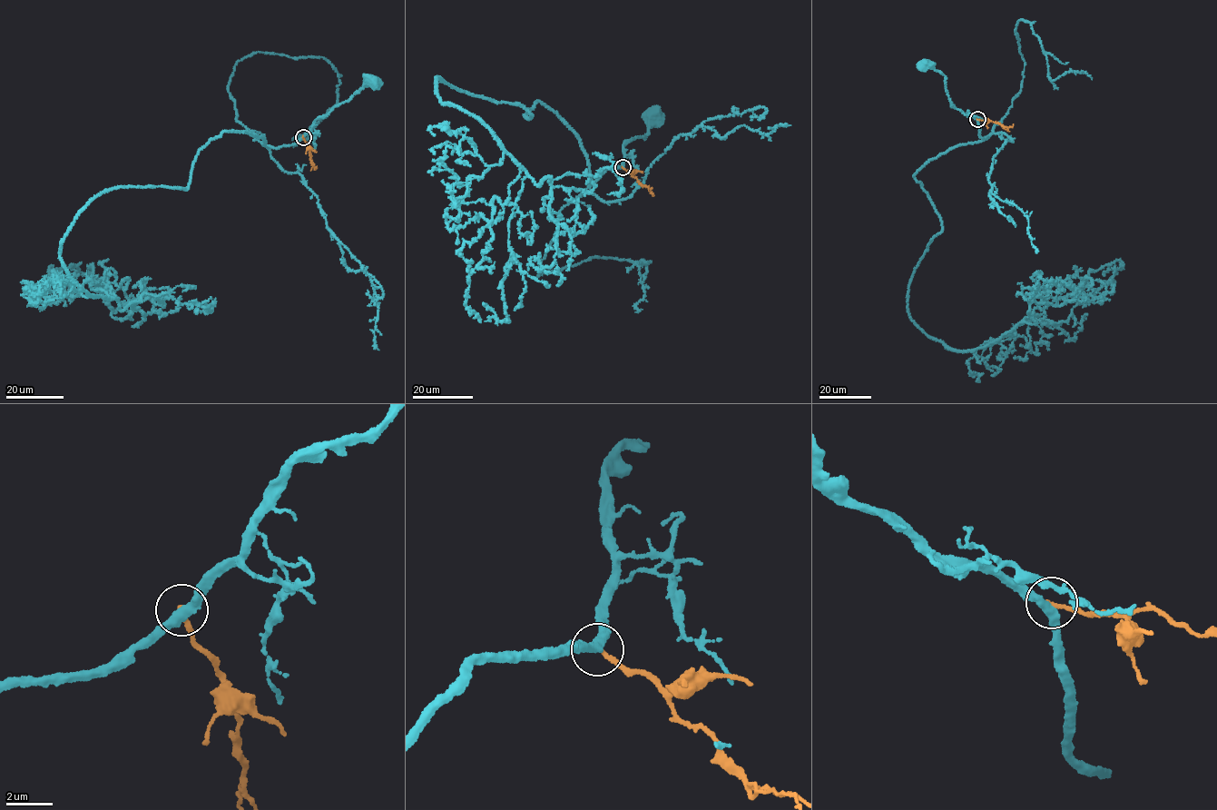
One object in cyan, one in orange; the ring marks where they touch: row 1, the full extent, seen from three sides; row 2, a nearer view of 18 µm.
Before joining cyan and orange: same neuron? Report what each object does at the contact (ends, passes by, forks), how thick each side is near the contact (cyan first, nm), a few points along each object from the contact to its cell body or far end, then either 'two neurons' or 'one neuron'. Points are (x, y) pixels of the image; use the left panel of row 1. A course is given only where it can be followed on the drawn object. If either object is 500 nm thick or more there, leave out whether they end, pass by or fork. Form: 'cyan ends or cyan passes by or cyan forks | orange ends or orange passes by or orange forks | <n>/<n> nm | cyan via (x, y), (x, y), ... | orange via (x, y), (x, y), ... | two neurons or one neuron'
cyan passes by | orange ends | 400/190 nm | cyan via (302, 137), (318, 118), (323, 117), (372, 82) | orange via (302, 137), (315, 167) | two neurons

